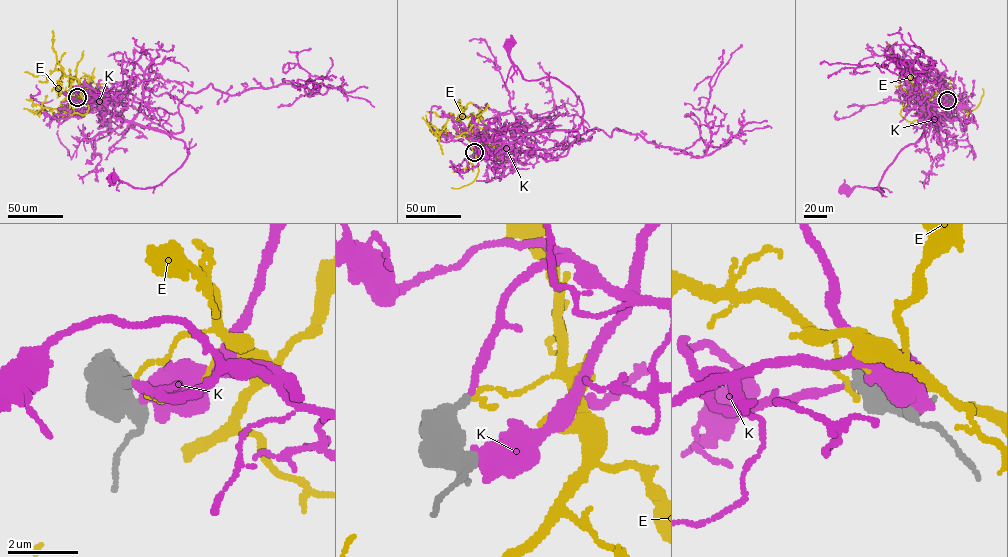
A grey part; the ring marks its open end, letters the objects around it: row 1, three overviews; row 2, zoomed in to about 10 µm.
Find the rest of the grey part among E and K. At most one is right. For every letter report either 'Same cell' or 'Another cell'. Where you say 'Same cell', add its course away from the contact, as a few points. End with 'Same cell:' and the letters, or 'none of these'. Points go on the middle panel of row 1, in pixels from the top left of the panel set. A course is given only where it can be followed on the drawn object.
E: Another cell
K: Same cell. Its course: (474, 152), (500, 153), (524, 134), (576, 129), (582, 120), (575, 93), (554, 77), (526, 80), (509, 44)
Same cell: K

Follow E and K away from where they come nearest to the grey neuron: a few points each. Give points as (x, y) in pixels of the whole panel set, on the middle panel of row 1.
E: (474, 153), (472, 137), (455, 136), (469, 130), (488, 105), (482, 119), (470, 102), (456, 117), (426, 111)
K: (474, 152), (500, 153), (524, 134), (576, 129), (582, 120), (575, 93), (554, 77), (526, 80), (509, 44)

